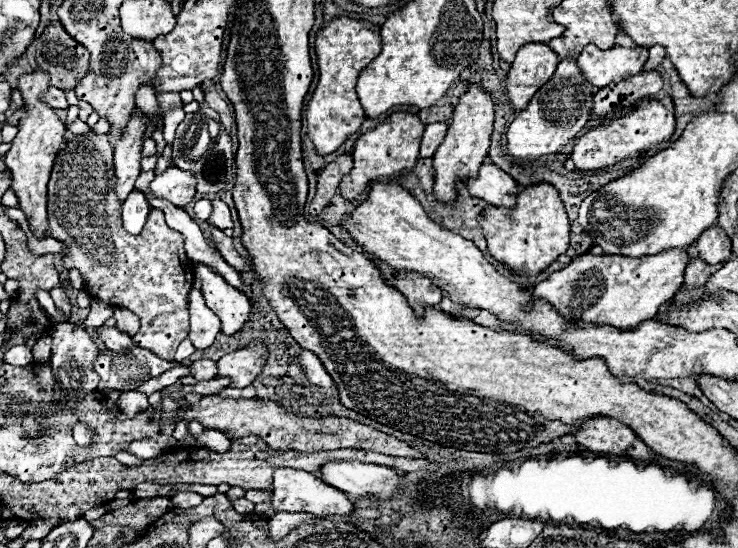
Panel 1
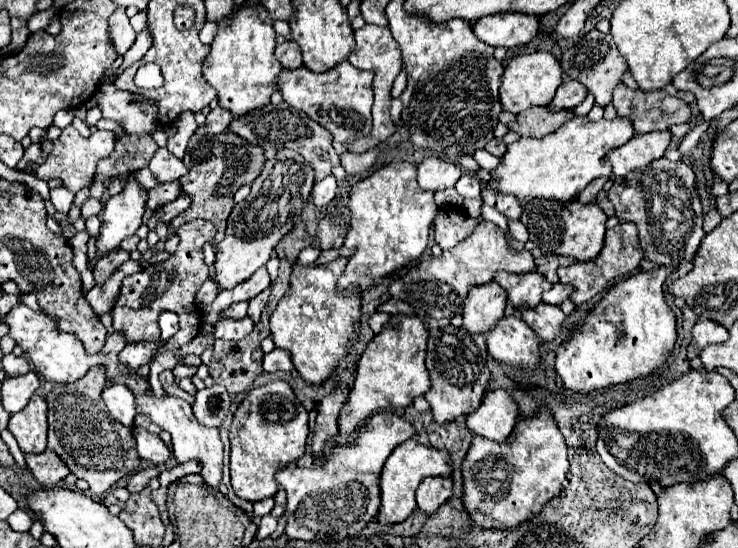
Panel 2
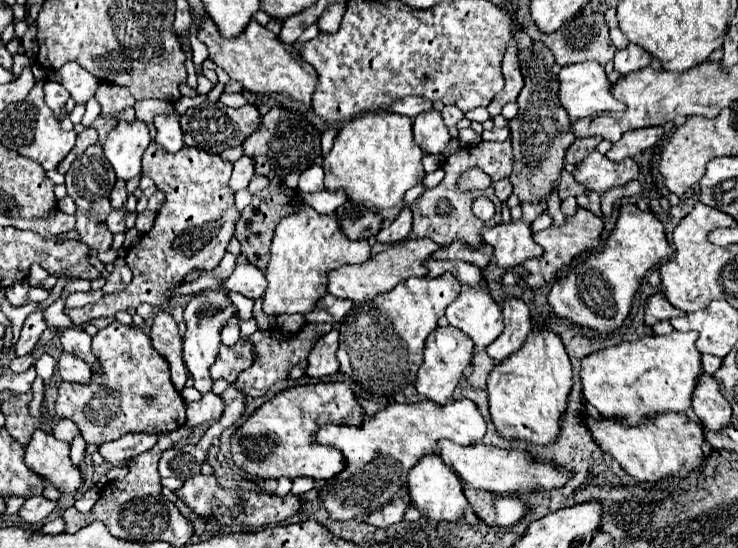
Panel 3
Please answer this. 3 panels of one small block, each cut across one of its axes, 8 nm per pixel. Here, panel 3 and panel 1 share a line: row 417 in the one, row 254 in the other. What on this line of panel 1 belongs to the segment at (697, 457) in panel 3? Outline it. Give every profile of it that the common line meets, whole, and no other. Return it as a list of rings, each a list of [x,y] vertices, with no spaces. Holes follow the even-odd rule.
[[[664,250],[654,256],[592,256],[582,254],[566,268],[548,276],[534,286],[532,302],[522,308],[530,310],[536,300],[546,300],[556,312],[578,324],[608,324],[616,328],[634,328],[656,316],[658,308],[672,300],[684,280],[684,268],[690,262],[686,252]]]

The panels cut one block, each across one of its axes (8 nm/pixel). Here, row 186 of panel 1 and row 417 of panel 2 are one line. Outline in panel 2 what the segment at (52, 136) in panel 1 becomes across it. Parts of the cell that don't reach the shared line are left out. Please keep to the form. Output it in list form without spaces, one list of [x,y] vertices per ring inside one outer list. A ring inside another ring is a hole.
[[[34,394],[26,404],[26,408],[22,408],[10,418],[8,428],[24,454],[40,454],[46,450],[46,434],[48,434],[46,412],[48,412],[46,400]]]

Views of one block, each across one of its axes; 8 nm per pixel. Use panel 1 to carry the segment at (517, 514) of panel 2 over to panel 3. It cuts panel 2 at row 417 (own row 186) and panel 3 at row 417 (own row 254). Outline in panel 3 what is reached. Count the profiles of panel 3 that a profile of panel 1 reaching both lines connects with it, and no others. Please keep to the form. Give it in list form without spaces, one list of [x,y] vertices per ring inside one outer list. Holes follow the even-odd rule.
[[[542,326],[534,328],[522,348],[508,356],[508,360],[498,362],[492,372],[488,374],[486,390],[488,390],[488,400],[490,400],[490,416],[492,422],[496,424],[498,432],[506,440],[526,440],[526,442],[536,442],[536,444],[550,444],[556,440],[560,432],[560,416],[568,406],[568,392],[572,386],[572,366],[568,352],[560,340],[558,334],[552,330],[546,330]]]

